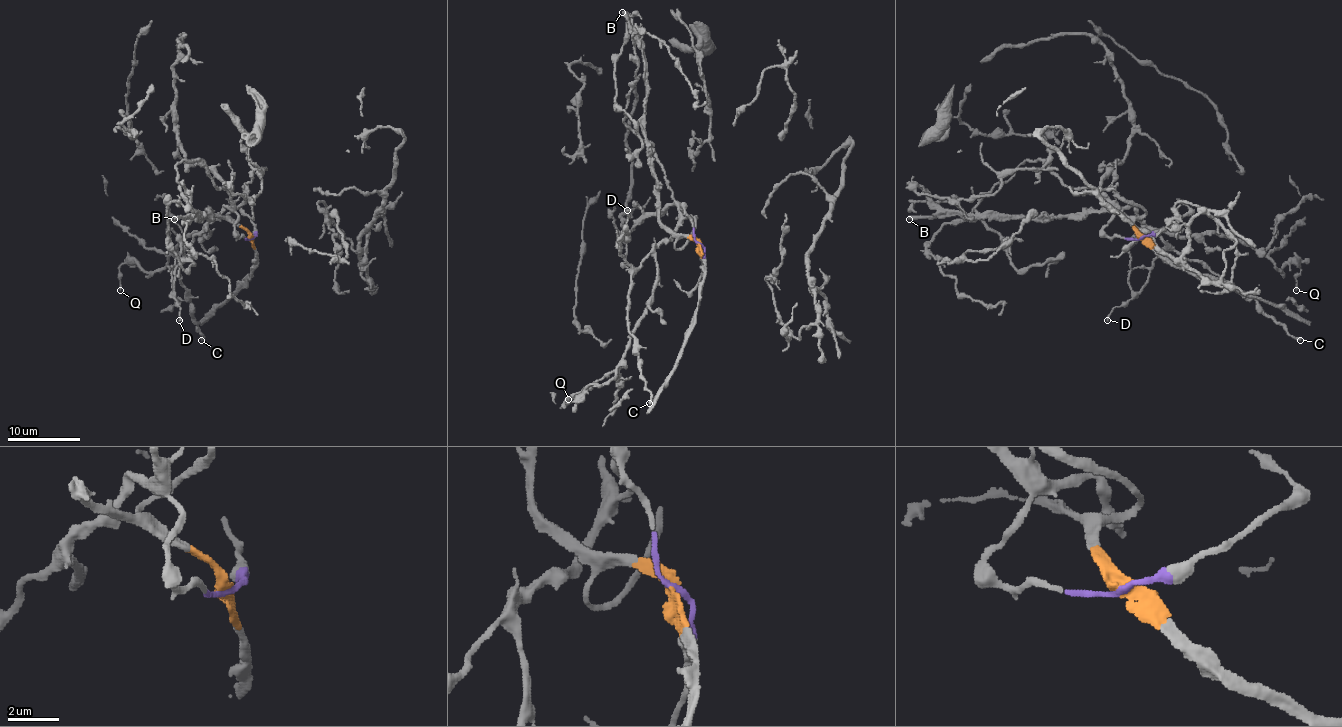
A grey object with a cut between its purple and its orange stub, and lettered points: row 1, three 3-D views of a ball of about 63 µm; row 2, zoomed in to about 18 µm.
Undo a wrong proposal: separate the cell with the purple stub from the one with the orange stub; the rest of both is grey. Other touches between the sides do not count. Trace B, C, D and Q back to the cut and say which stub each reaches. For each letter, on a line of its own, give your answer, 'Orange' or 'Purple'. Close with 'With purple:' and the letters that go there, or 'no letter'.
B: Orange
C: Purple
D: Purple
Q: Purple
With purple: C, D, Q

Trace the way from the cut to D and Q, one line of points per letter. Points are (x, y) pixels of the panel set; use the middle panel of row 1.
D: (699, 243), (682, 207), (686, 216), (673, 236), (664, 239), (634, 268), (619, 252), (628, 217), (626, 210)
Q: (699, 243), (682, 207), (686, 216), (655, 250), (653, 301), (615, 375), (567, 404), (568, 398)

